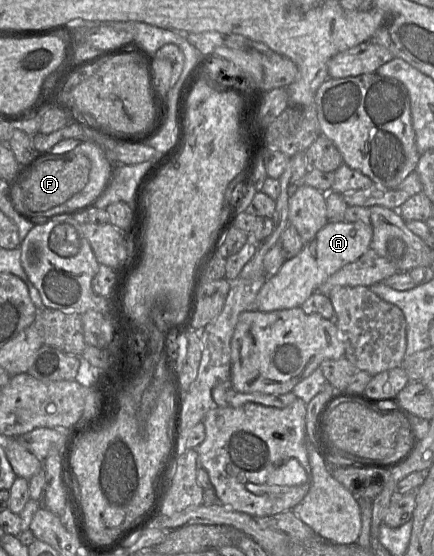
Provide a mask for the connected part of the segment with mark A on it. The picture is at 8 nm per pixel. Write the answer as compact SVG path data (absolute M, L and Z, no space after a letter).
M327 223L295 257L286 260L274 276L267 277L256 296L257 310L271 312L300 307L332 274L361 257L370 248L372 237L371 223Z

